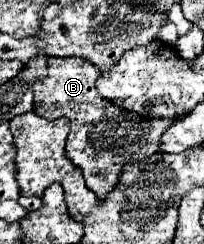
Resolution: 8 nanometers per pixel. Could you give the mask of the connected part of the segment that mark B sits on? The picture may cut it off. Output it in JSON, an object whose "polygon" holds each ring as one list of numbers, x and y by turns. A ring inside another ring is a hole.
{"polygon":[[48,58,48,74,34,82,34,112,42,118,56,120,68,118,72,128,66,142,68,158,82,168,86,186,104,200,112,188,116,188,118,178,126,164,140,162,160,152,162,134,174,124,174,118,136,118,134,112,122,110,110,100,102,98,94,86,100,70,82,58]]}

